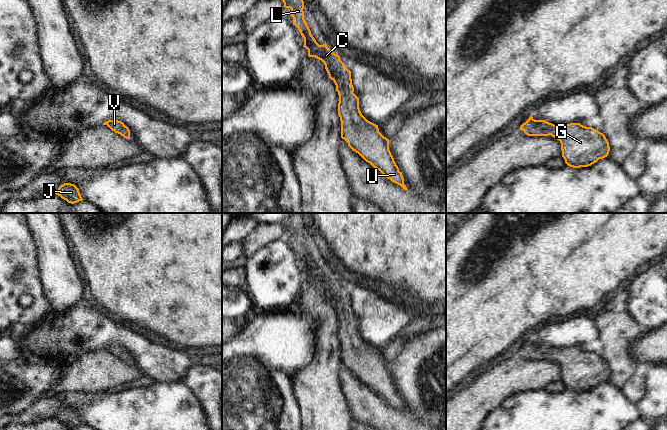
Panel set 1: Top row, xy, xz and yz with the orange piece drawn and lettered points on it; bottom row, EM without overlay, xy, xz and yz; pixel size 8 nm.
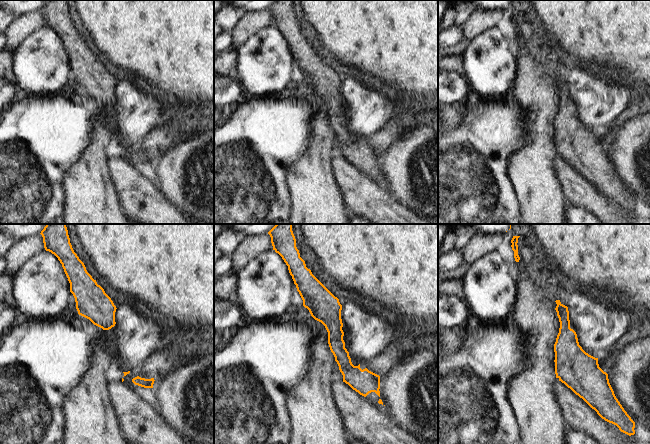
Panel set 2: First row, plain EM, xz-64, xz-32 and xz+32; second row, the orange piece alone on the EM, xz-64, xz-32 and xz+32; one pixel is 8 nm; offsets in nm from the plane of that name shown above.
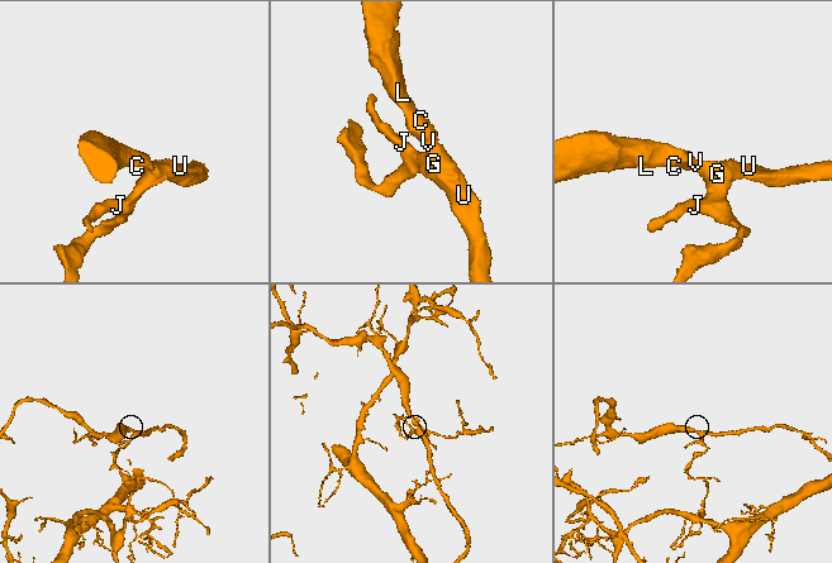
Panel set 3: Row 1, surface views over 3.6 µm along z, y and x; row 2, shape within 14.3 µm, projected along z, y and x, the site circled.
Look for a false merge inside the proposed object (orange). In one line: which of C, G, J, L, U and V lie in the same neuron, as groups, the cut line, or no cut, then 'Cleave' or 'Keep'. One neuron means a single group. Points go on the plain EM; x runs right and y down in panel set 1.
Groups: C G J L U V. No split. Keep

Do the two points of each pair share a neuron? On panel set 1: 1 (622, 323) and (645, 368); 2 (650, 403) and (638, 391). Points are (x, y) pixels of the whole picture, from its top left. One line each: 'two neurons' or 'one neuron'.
1: two neurons
2: two neurons

